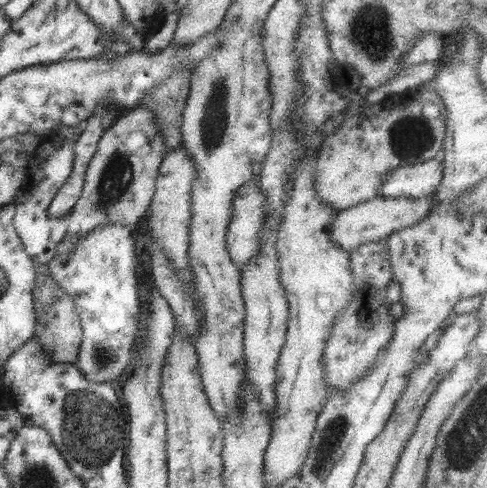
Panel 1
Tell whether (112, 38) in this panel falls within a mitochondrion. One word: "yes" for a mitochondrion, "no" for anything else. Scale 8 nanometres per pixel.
no

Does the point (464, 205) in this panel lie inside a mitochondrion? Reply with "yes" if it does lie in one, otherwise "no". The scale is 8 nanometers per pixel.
no

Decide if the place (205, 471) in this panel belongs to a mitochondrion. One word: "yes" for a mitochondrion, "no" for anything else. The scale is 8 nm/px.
yes

